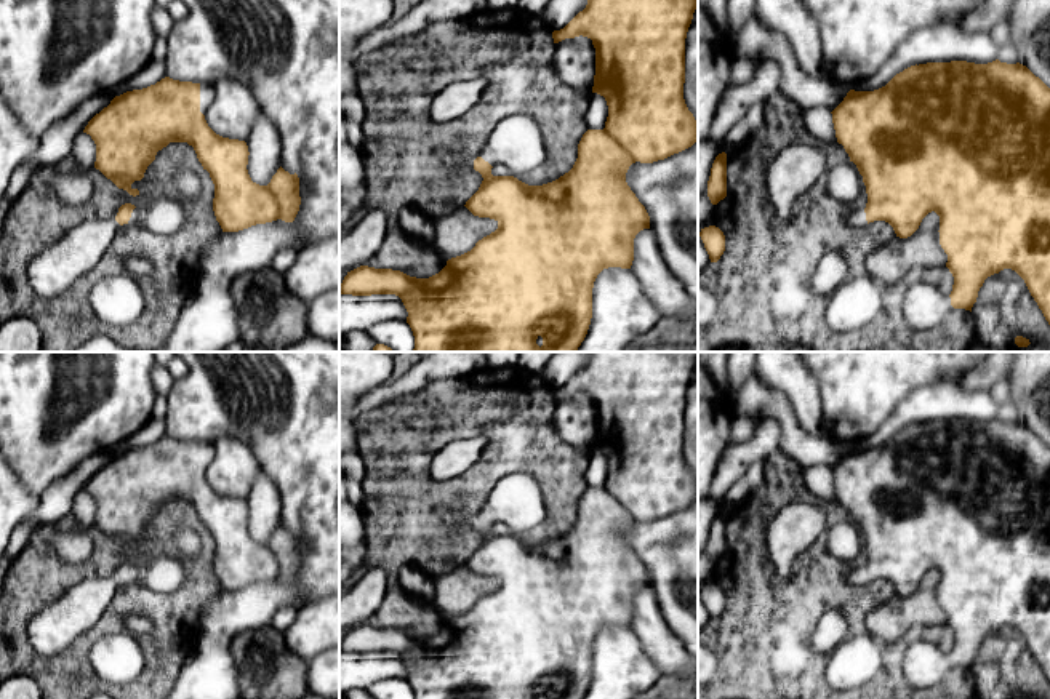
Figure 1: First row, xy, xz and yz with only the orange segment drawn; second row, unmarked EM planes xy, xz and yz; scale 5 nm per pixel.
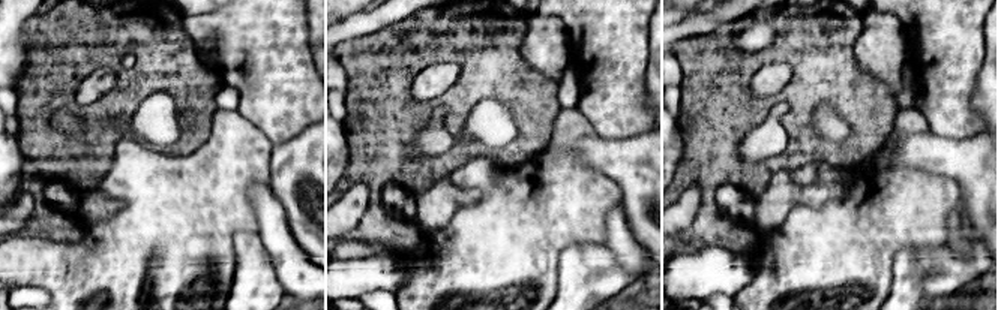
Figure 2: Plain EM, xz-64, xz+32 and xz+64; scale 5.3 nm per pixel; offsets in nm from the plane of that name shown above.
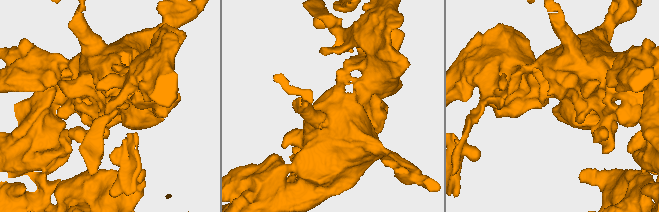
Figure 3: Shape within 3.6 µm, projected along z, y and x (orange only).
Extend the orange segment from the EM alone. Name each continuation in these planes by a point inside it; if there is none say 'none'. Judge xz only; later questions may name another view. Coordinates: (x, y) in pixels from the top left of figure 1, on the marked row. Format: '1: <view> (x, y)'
1: xz (516, 143)
2: xz (456, 163)

